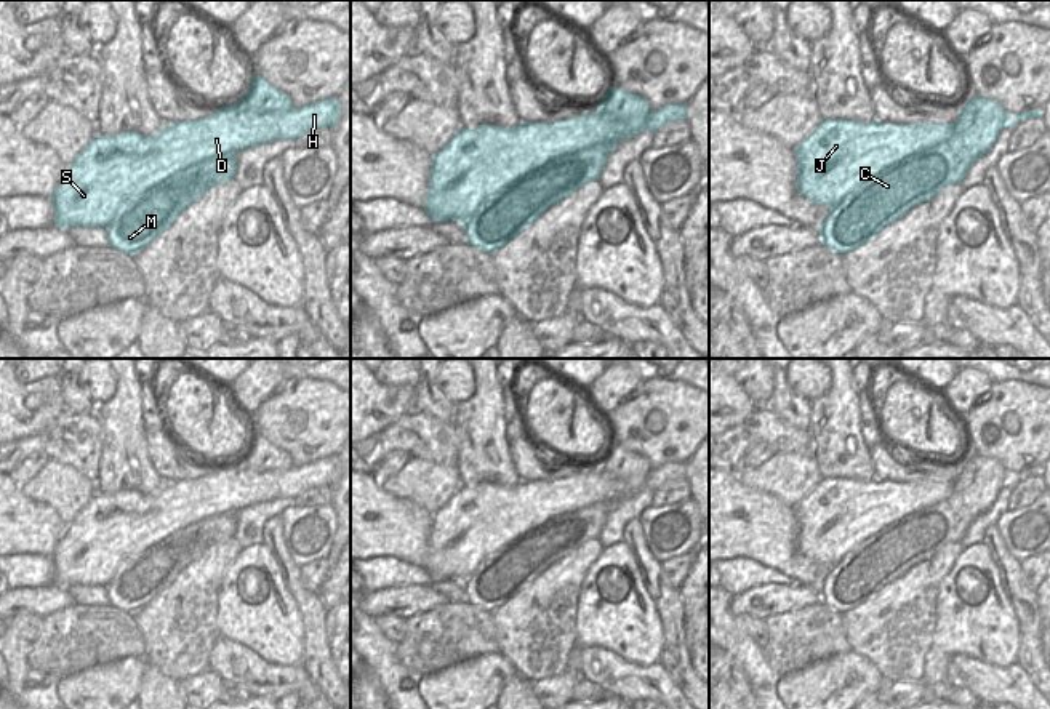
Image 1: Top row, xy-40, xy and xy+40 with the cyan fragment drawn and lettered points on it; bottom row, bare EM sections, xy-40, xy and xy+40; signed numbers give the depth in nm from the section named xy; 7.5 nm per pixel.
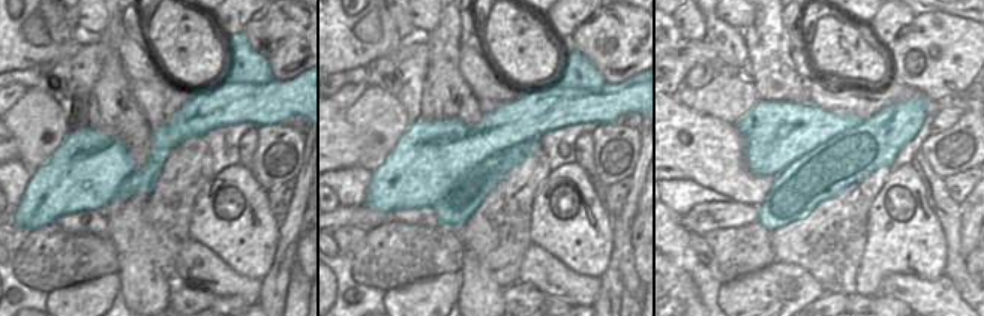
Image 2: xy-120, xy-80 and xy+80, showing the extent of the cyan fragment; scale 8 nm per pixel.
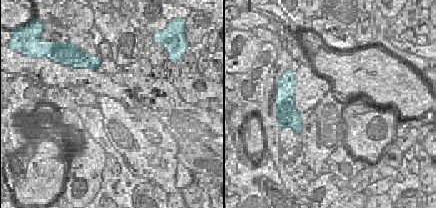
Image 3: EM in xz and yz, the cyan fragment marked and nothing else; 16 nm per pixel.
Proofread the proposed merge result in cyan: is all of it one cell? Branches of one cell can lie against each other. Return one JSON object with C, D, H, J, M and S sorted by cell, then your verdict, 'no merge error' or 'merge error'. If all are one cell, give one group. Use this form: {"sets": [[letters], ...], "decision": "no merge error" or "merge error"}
{"sets": [["C", "M"], ["D", "H", "J", "S"]], "decision": "merge error"}

